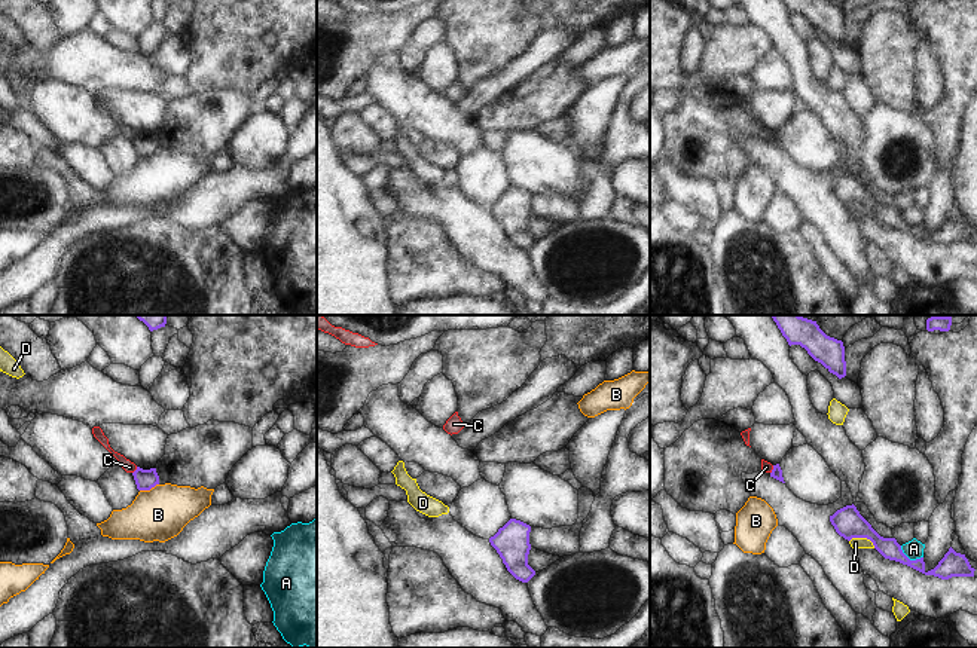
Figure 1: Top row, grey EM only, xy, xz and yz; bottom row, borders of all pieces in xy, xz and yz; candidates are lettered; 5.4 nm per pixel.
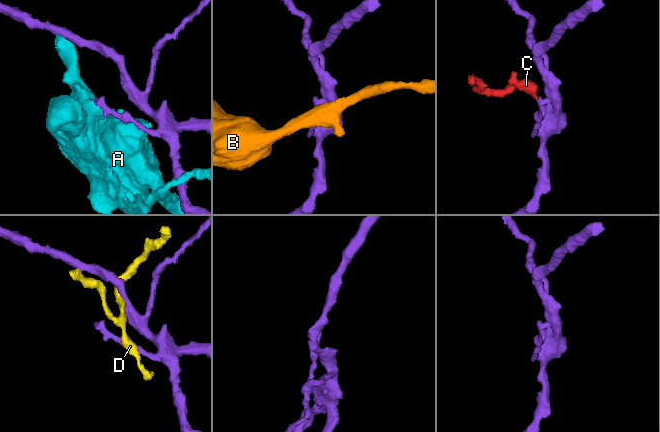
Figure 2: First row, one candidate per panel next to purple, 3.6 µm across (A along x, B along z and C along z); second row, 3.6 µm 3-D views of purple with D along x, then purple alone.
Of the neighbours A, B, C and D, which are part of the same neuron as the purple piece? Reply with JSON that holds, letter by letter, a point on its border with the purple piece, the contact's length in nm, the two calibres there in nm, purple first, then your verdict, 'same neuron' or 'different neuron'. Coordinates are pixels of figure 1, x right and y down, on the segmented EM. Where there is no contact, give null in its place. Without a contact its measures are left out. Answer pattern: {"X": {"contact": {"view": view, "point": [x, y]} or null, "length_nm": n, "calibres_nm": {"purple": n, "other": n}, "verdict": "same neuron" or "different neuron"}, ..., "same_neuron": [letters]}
{"A": {"contact": {"view": "yz", "point": [909, 559]}, "length_nm": 140, "calibres_nm": {"purple": 130, "other": 100}, "verdict": "different neuron"}, "B": {"contact": {"view": "xy", "point": [149, 489]}, "length_nm": 110, "calibres_nm": {"purple": 110, "other": 280}, "verdict": "different neuron"}, "C": {"contact": {"view": "xy", "point": [136, 470]}, "length_nm": 50, "calibres_nm": {"purple": 110, "other": 60}, "verdict": "different neuron"}, "D": {"contact": {"view": "yz", "point": [863, 537]}, "length_nm": 150, "calibres_nm": {"purple": 160, "other": 60}, "verdict": "different neuron"}, "same_neuron": []}

